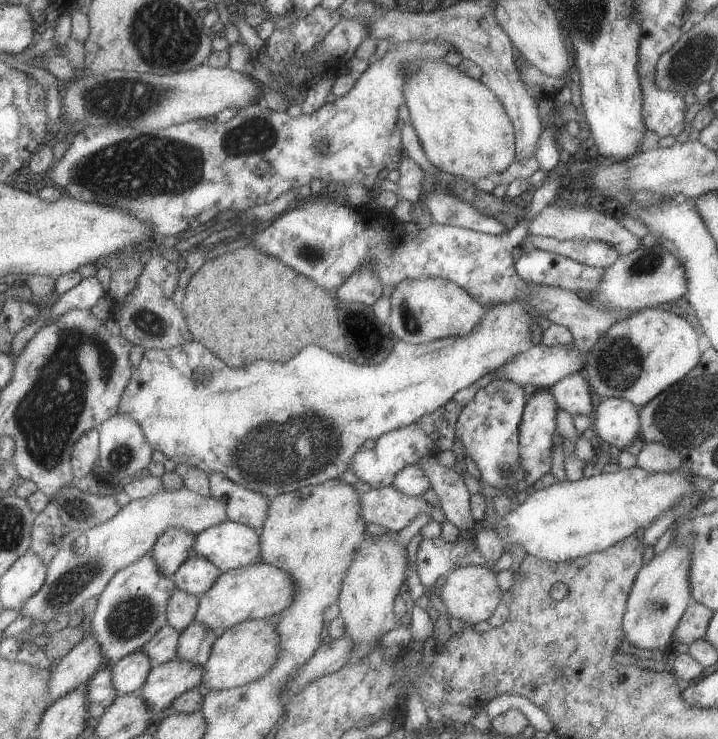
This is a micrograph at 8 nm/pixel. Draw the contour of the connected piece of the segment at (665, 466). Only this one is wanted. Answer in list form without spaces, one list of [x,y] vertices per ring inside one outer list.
[[[644,441],[641,451],[636,456],[638,467],[648,472],[670,472],[680,468],[682,456],[660,442]]]

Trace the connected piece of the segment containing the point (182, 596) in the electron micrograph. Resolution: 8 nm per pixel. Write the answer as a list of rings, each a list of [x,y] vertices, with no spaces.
[[[178,589],[170,600],[169,622],[182,633],[198,618],[201,596]]]

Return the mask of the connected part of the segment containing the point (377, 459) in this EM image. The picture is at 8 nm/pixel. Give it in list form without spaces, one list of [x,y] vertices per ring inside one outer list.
[[[455,400],[448,401],[440,409],[418,418],[412,425],[392,430],[380,437],[375,449],[364,448],[354,458],[353,471],[364,482],[368,482],[374,489],[381,489],[392,485],[407,466],[418,465],[421,458],[435,456],[438,452],[446,452],[454,448],[456,421],[462,412],[462,406]]]

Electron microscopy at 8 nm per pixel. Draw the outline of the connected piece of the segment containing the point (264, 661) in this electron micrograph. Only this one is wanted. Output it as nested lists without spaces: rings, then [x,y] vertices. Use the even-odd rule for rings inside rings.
[[[268,619],[248,620],[228,629],[216,642],[210,660],[206,664],[205,691],[233,689],[266,678],[274,666],[282,660],[282,632]]]

